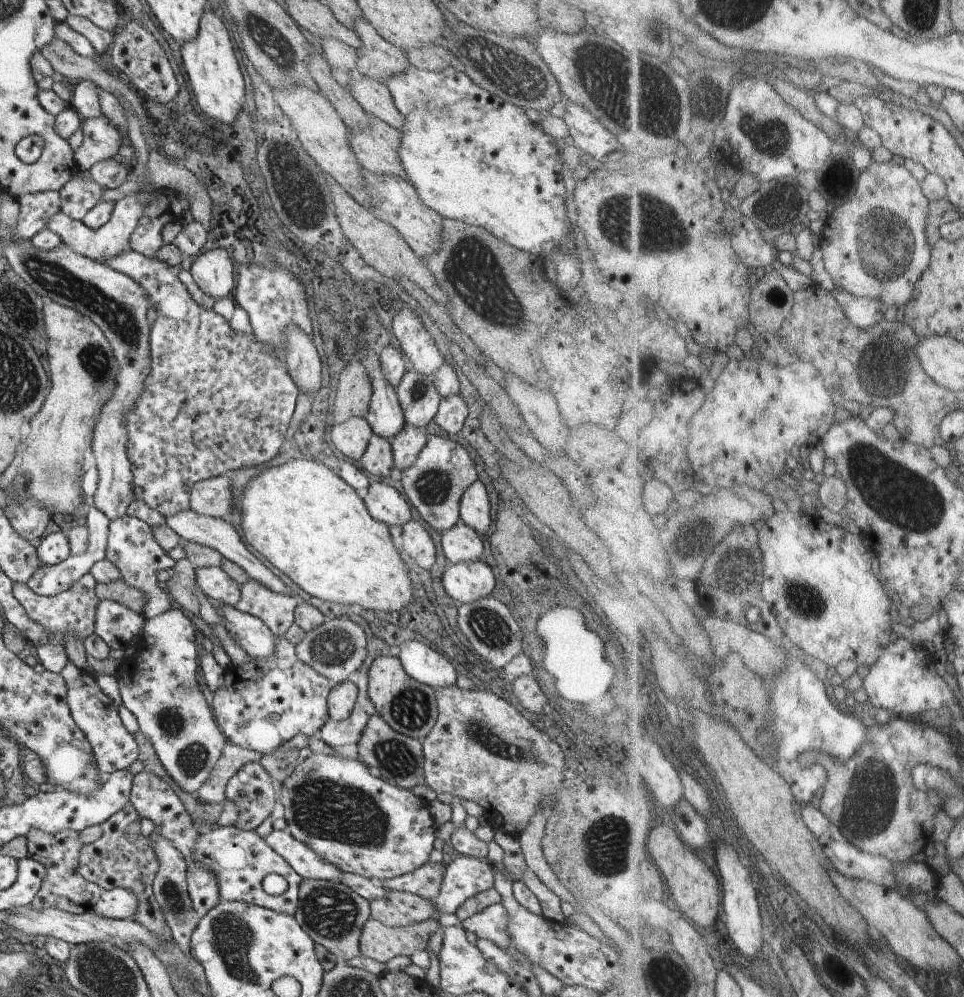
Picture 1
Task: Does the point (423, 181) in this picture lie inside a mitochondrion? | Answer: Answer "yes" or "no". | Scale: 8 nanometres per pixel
no

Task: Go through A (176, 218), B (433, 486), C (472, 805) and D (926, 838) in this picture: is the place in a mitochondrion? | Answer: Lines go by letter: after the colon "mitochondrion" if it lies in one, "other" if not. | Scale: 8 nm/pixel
A: other
B: mitochondrion
C: other
D: other

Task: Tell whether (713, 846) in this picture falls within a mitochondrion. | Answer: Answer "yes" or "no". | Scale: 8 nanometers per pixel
no

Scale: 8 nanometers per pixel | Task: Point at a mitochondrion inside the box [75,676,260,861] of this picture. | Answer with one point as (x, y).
(191, 759)

